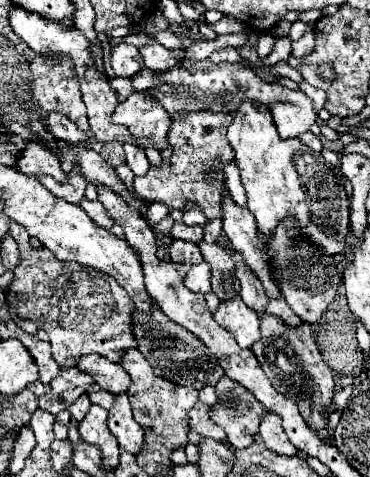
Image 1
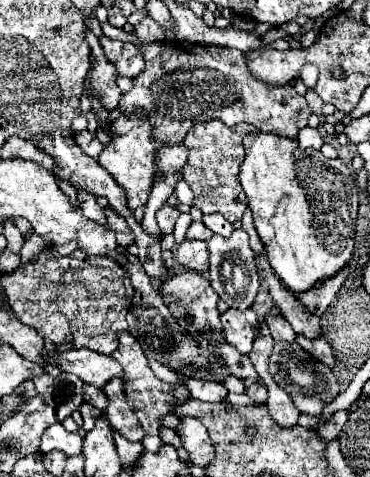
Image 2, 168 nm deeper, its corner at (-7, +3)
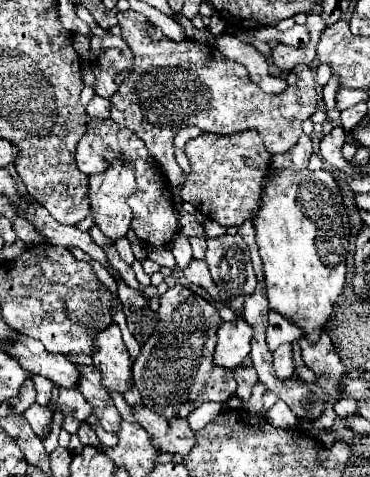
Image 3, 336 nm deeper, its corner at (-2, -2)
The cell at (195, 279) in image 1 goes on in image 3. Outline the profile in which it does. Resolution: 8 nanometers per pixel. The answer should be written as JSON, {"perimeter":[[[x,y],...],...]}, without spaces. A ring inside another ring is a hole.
{"perimeter":[[[176,283],[160,295],[160,321],[148,343],[142,345],[132,373],[144,405],[164,417],[186,417],[202,403],[224,403],[236,391],[234,371],[214,363],[216,331],[222,323],[216,307],[194,293],[192,289]]]}

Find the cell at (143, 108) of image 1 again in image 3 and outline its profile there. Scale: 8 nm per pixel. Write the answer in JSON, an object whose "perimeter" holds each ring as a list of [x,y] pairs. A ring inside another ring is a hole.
{"perimeter":[[[116,157],[110,161],[108,169],[104,173],[96,173],[90,177],[90,203],[96,211],[94,225],[102,229],[106,237],[116,241],[118,237],[124,237],[130,229],[132,221],[132,209],[128,205],[128,197],[136,191],[136,177],[134,177],[134,165],[126,161],[124,157]]]}

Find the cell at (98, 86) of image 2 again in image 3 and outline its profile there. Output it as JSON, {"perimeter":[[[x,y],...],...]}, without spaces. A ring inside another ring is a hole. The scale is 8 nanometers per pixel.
{"perimeter":[[[94,95],[92,101],[86,107],[90,117],[98,117],[98,119],[108,119],[110,117],[110,99],[104,99],[100,95]]]}

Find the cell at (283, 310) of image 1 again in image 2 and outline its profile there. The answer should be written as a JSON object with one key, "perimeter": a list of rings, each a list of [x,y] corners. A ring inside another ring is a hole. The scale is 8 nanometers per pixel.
{"perimeter":[[[297,336],[297,340],[299,340],[297,344],[301,344],[301,348],[303,348],[307,354],[313,354],[315,360],[323,362],[323,364],[329,366],[329,368],[335,366],[335,354],[333,354],[331,346],[327,344],[327,340],[325,340],[323,336],[319,336],[319,338],[315,338],[315,340],[309,340],[309,338],[305,338],[305,336]]]}

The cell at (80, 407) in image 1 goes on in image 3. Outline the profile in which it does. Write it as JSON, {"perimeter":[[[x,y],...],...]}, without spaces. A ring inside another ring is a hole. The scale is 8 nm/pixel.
{"perimeter":[[[82,421],[82,423],[80,423],[78,437],[80,437],[82,445],[96,445],[96,447],[100,445],[100,441],[98,441],[98,437],[96,437],[96,433],[94,433],[92,425],[90,425],[90,423],[86,423],[86,421]]]}

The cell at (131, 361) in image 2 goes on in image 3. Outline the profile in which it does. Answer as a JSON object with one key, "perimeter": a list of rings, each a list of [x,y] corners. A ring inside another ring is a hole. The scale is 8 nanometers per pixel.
{"perimeter":[[[118,325],[108,327],[98,335],[96,347],[98,351],[92,355],[92,361],[94,367],[102,371],[104,387],[122,395],[132,387],[132,361]]]}

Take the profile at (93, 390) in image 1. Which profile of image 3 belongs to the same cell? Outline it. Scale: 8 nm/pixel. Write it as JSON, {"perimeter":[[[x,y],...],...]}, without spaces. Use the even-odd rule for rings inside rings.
{"perimeter":[[[60,389],[60,397],[56,401],[58,409],[62,409],[64,415],[72,415],[80,421],[84,421],[86,417],[90,417],[94,413],[92,405],[82,397],[82,393],[78,389]]]}

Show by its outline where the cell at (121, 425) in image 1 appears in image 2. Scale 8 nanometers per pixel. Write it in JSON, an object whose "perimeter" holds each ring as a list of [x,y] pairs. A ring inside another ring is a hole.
{"perimeter":[[[119,376],[111,378],[105,386],[103,392],[109,398],[109,406],[105,410],[107,420],[111,422],[111,426],[123,434],[127,440],[131,442],[141,442],[143,440],[143,428],[135,416],[135,412],[129,408],[127,398],[123,396],[123,380]]]}

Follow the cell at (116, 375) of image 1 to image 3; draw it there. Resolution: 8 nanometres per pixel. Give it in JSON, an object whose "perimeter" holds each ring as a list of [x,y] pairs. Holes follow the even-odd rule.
{"perimeter":[[[20,335],[18,343],[6,345],[6,351],[22,365],[22,369],[52,379],[60,387],[78,387],[78,365],[60,353],[48,353],[38,339]]]}

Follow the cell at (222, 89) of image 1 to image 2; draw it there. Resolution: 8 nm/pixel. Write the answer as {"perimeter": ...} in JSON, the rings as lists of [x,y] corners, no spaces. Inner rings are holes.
{"perimeter":[[[163,40],[163,42],[143,42],[141,54],[145,58],[145,68],[135,78],[133,88],[121,94],[119,110],[121,114],[133,114],[135,110],[143,110],[149,122],[155,124],[155,142],[159,142],[161,146],[179,144],[195,122],[207,122],[207,120],[221,120],[227,126],[247,122],[267,134],[297,138],[299,130],[307,126],[307,118],[311,116],[307,100],[301,94],[297,94],[291,84],[271,86],[255,80],[249,74],[243,54],[239,50],[221,48],[221,46],[191,46],[189,42]]]}

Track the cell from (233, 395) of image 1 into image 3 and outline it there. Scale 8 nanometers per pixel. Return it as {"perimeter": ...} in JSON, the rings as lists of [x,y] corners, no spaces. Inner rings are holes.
{"perimeter":[[[238,367],[234,369],[234,377],[238,381],[238,389],[236,389],[236,395],[242,397],[244,401],[250,399],[252,395],[252,387],[258,383],[258,373],[254,371],[254,367]]]}

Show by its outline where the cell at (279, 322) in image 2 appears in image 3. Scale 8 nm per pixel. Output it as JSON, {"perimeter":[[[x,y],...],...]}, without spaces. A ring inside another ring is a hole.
{"perimeter":[[[284,343],[274,351],[274,371],[282,379],[290,379],[294,373],[292,363],[292,343]]]}

